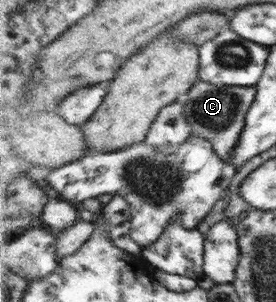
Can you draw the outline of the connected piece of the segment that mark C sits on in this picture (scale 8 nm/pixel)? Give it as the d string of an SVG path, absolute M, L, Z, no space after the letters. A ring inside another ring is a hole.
M200 80L191 90L185 108L192 136L208 139L215 146L215 152L229 161L236 144L240 143L240 135L247 127L247 113L255 104L256 97L256 86L218 86Z

